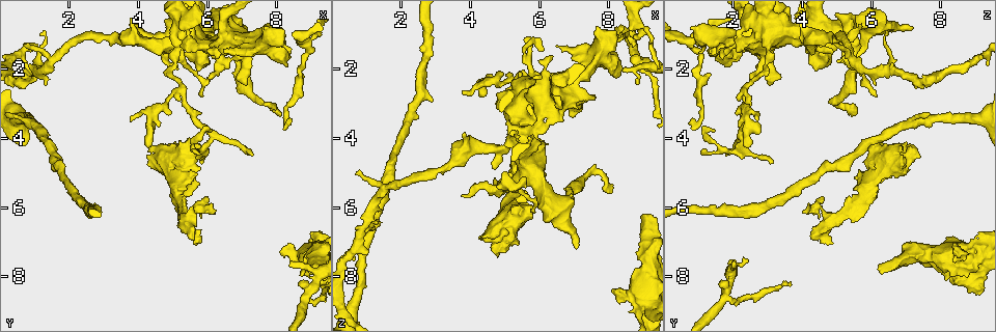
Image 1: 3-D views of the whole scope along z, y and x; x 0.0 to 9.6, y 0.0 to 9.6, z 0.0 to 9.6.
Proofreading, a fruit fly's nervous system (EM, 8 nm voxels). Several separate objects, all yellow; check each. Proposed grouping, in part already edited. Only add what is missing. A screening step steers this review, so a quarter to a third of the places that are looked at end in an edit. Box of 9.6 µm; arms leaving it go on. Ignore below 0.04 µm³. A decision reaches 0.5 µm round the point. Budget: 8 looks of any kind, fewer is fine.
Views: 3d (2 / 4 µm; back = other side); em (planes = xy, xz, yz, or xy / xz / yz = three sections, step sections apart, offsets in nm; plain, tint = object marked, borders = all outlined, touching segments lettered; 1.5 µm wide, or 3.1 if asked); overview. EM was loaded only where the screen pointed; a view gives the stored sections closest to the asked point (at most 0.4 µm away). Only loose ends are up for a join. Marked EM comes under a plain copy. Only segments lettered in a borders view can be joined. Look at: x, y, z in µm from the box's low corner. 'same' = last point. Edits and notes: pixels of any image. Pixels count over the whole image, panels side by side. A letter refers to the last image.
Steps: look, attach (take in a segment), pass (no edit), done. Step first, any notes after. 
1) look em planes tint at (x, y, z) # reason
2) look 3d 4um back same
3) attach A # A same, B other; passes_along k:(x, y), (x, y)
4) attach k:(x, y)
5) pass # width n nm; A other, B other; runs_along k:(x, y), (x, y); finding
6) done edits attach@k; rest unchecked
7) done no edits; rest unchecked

look em planes borders at (8.40, 7.05, 8.40) # branch stops here

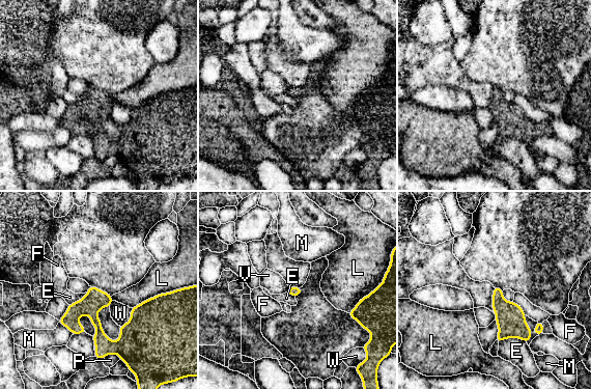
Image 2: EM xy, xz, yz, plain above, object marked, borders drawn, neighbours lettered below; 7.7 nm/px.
pass # E other, F other, L other, M other, P other, V other, W other; runs_along 2:(160, 297), (141, 323), (104, 353); no lettered segment goes on from it

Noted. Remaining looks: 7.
look 3d 4um at (8.40, 7.55, 1.95) # free end

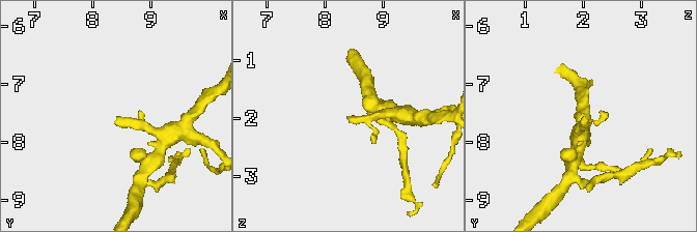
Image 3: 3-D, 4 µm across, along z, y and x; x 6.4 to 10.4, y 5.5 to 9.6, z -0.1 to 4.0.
look em xy step 4 borders at (8.40, 7.55, 2.00)

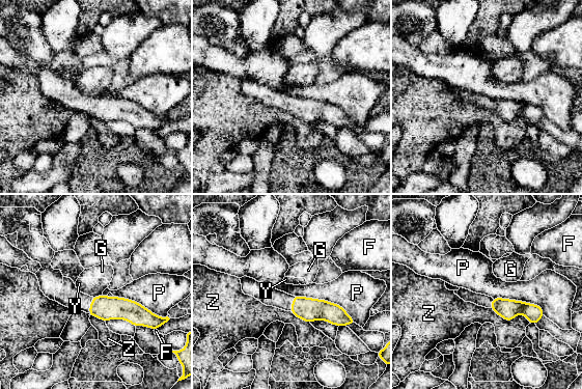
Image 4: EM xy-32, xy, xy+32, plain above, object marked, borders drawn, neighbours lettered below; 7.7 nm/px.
look em planes borders same

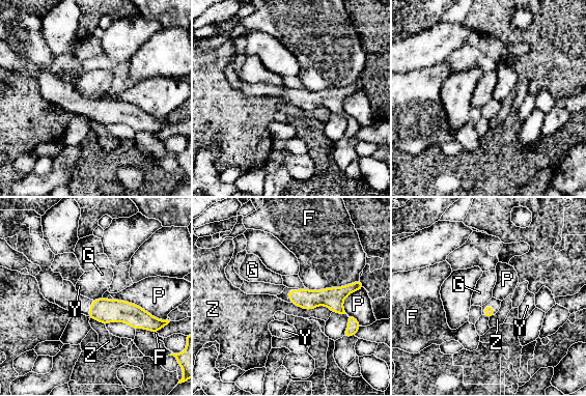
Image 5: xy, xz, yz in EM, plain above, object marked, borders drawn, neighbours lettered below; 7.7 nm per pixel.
pass # F other, G other, P other, Y other, Z other; runs_along 5:(351, 286), (335, 296), (290, 293); none of them fits

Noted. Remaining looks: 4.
look em xy step 8 tint at (7.35, 4.50, 1.75) # thin end

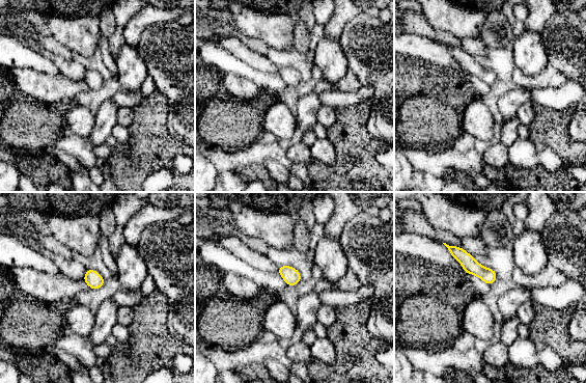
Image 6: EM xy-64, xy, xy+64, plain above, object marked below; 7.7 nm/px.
look em planes borders same # another direction

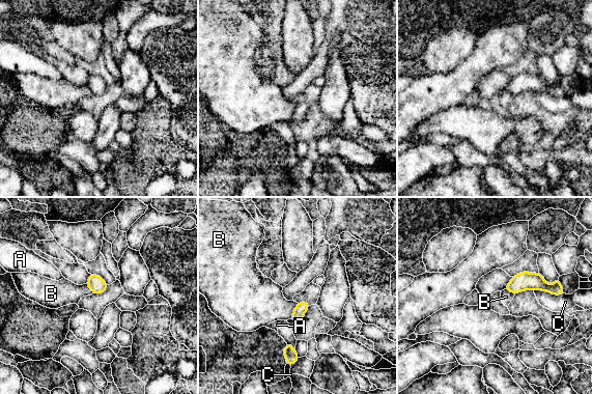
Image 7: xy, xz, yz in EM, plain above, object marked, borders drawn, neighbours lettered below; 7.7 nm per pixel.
pass # longest_contact C 240 nm; A other, B other, C other; none of them fits

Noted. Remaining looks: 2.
look em planes borders at (4.25, 4.40, 6.85) # stops while still wide

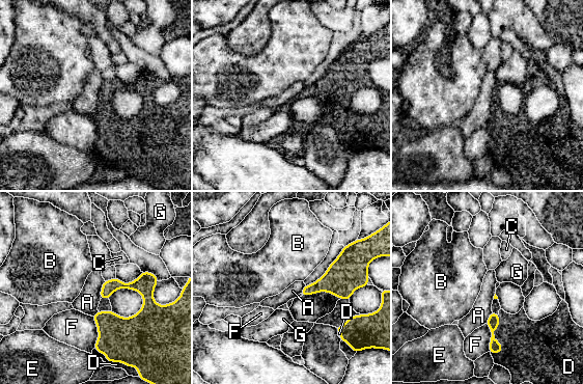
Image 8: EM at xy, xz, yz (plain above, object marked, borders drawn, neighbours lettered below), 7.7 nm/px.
pass # A other, B other, C other, D other, E other, F other, G other; no lettered segment goes on from it

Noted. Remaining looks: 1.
done no edits; rest unchecked

